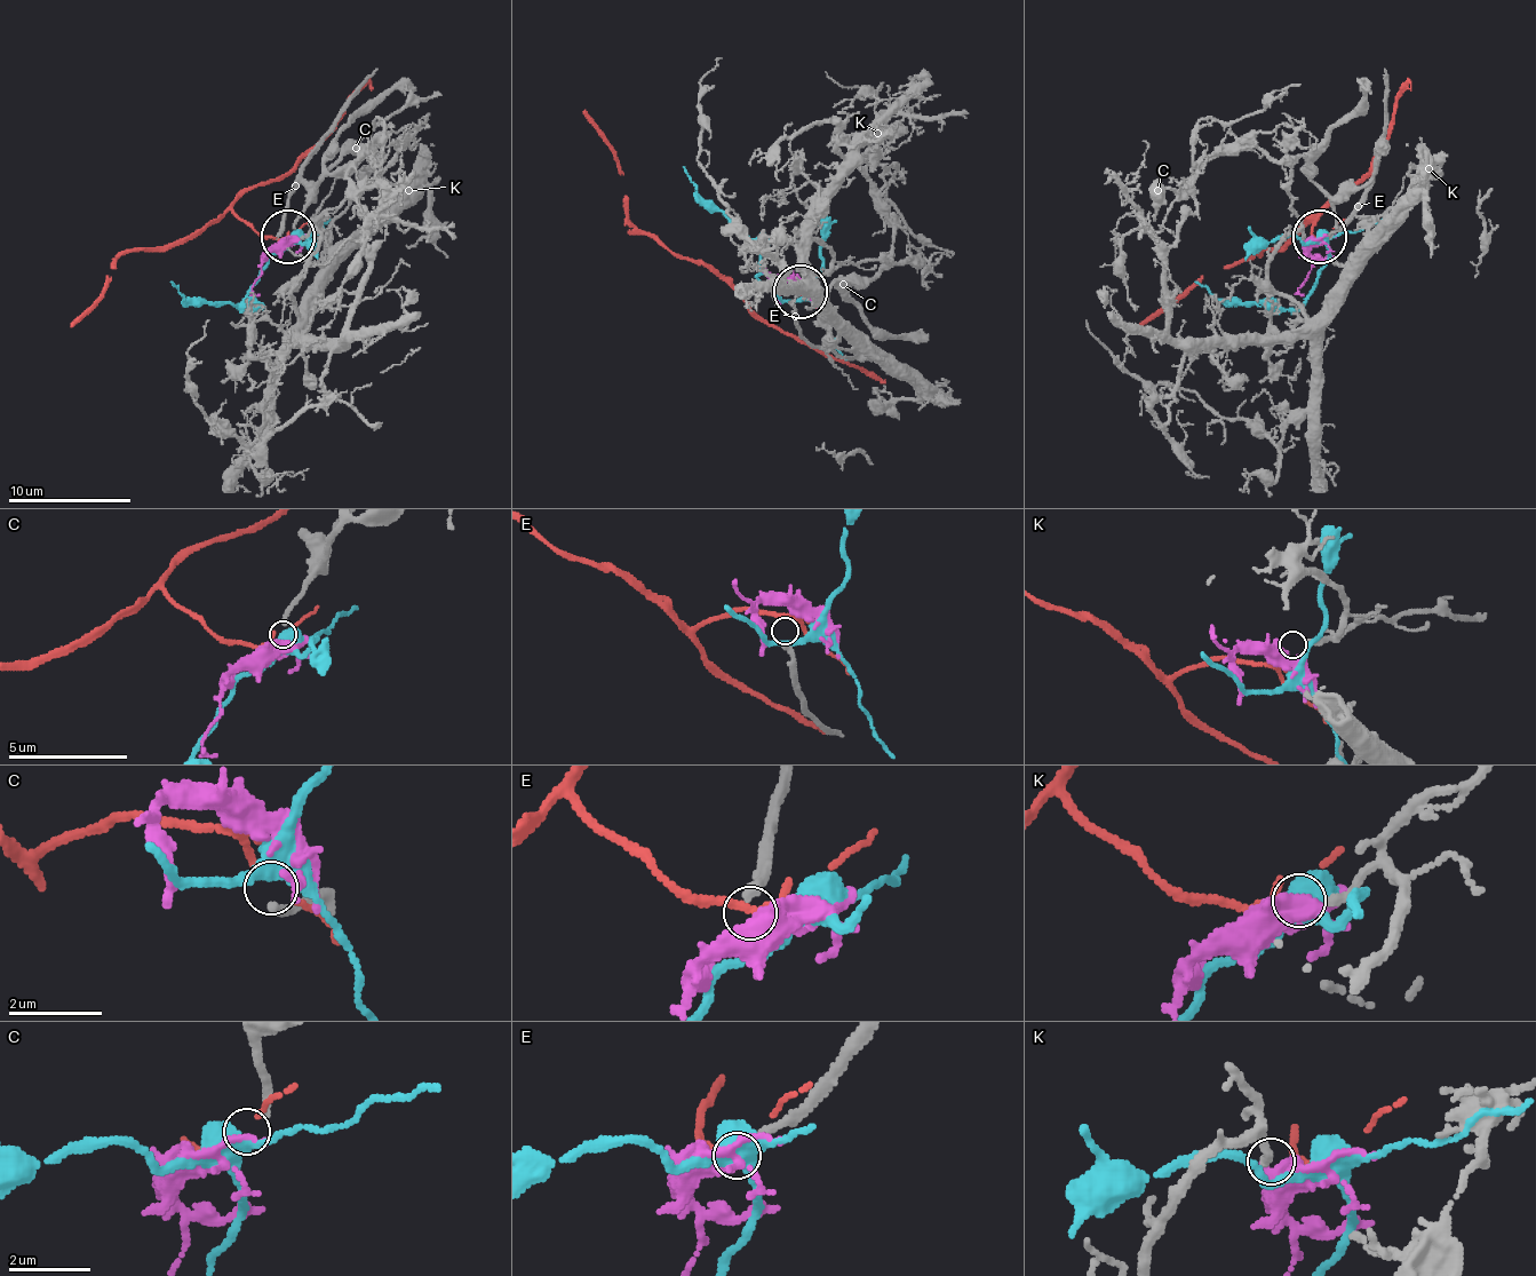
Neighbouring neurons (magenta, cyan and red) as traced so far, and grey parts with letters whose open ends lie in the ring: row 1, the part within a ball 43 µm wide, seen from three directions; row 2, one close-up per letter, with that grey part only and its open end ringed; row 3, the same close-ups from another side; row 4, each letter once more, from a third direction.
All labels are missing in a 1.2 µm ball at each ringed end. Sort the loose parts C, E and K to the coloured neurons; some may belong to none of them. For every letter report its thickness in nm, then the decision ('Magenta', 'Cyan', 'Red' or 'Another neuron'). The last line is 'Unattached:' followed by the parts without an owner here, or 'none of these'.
C: Thickness 200 nm. Cyan
E: Thickness 190 nm. Another neuron
K: Thickness 190 nm. Magenta
Unattached: E

